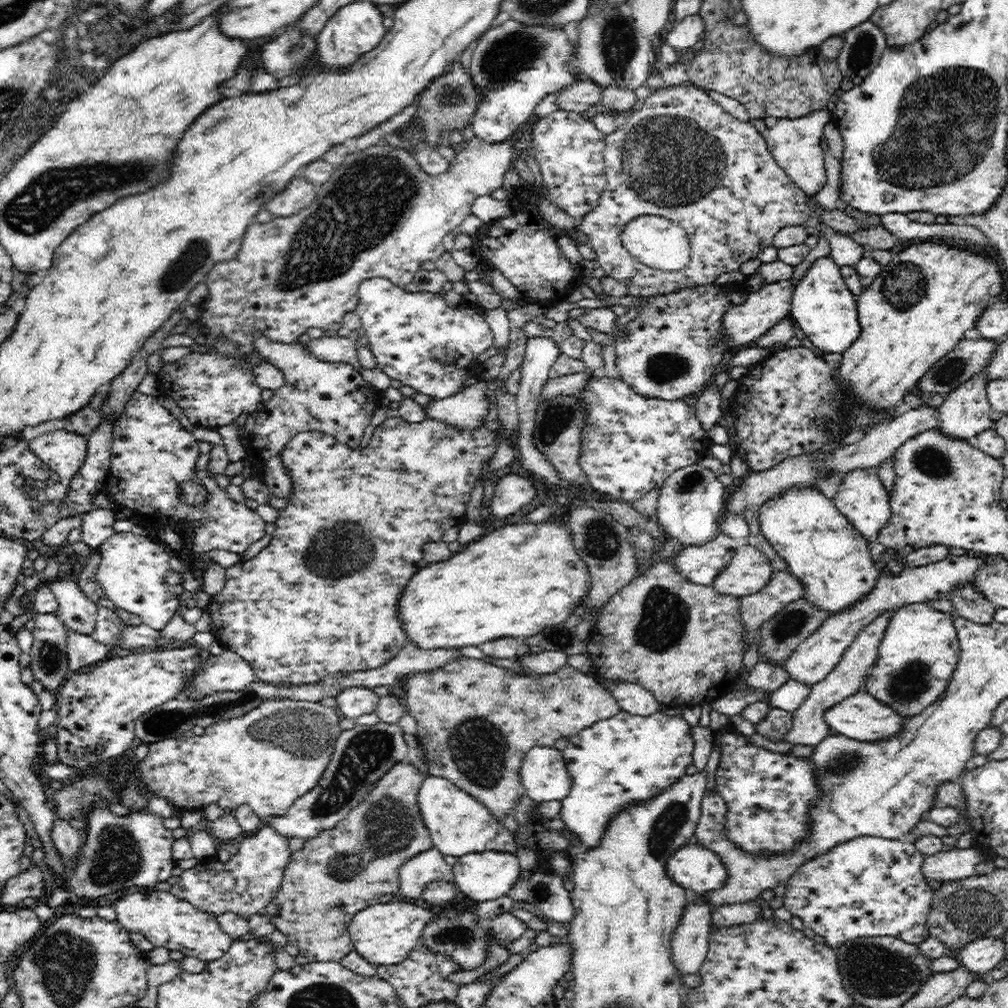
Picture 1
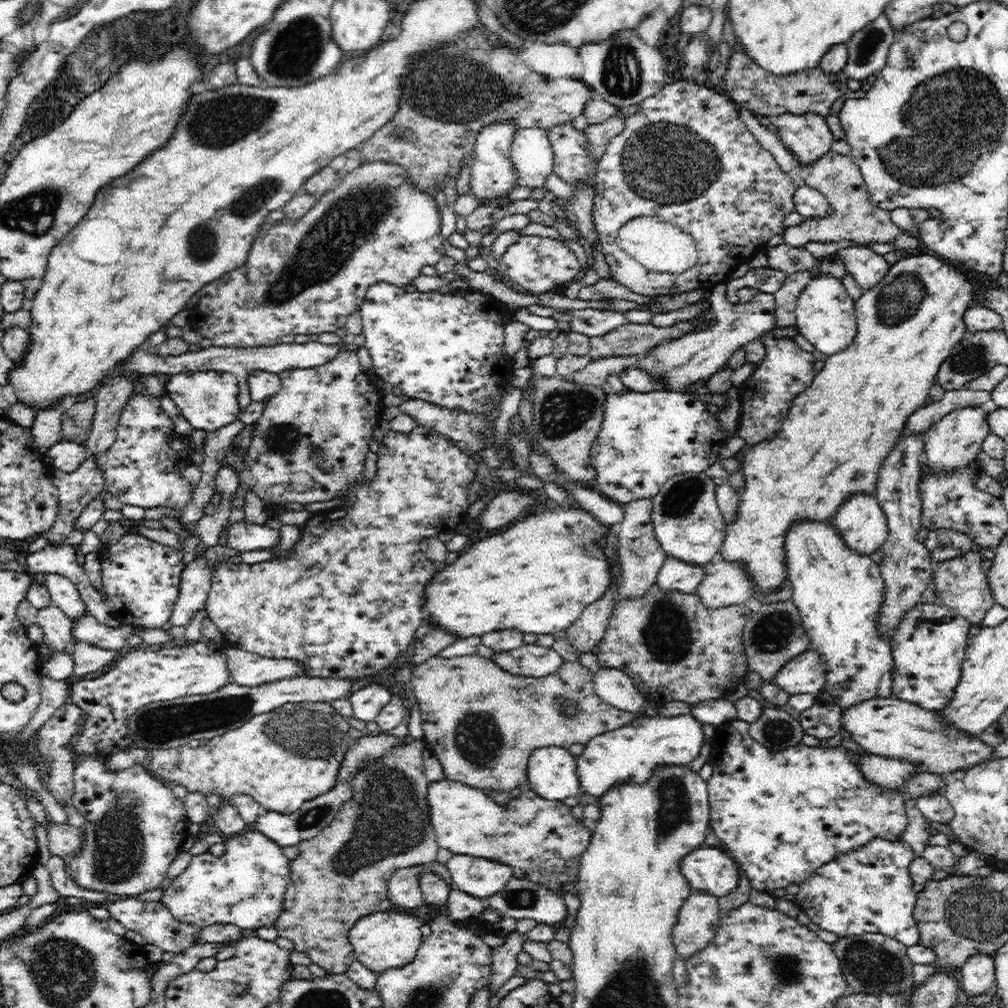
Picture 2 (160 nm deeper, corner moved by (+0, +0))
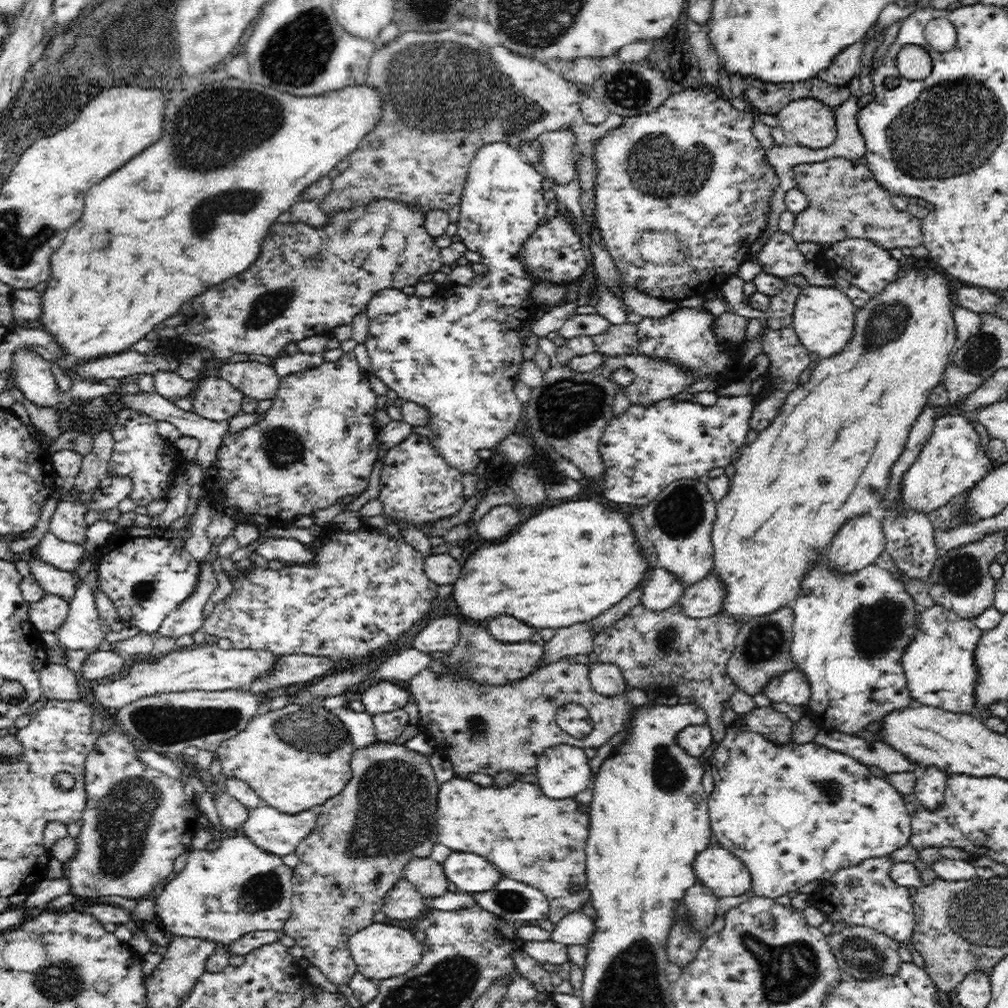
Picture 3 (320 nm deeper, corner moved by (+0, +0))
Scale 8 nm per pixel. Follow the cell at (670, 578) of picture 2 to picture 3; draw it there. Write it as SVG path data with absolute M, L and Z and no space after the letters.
M656 566L646 580L641 604L656 610L670 608L672 604L679 602L685 590L684 581L680 581L670 569Z

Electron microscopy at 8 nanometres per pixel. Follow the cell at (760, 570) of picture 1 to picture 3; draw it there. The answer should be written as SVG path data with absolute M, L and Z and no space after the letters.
M709 573L702 580L686 586L678 603L688 615L704 618L720 613L726 596L726 583L716 573Z

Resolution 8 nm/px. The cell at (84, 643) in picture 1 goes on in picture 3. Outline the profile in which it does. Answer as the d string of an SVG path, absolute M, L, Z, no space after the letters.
M99 648L96 651L89 651L80 671L84 679L95 682L97 679L107 679L116 672L123 671L126 664L121 654L114 650Z

